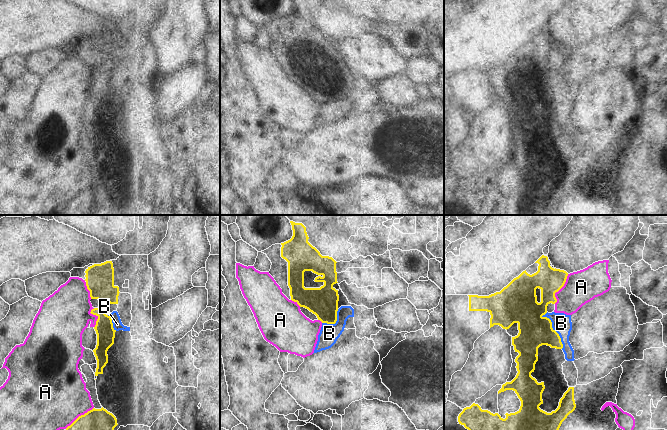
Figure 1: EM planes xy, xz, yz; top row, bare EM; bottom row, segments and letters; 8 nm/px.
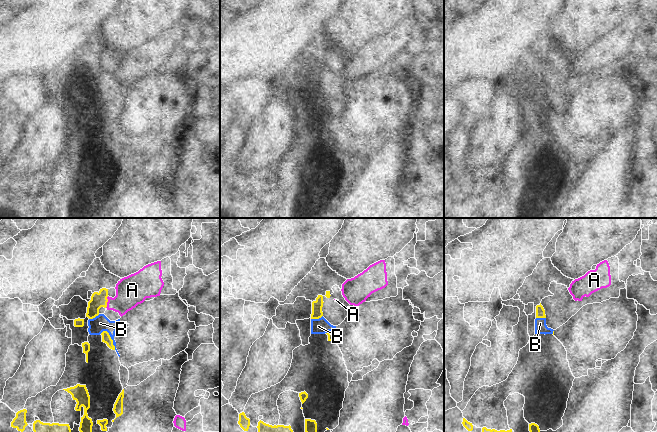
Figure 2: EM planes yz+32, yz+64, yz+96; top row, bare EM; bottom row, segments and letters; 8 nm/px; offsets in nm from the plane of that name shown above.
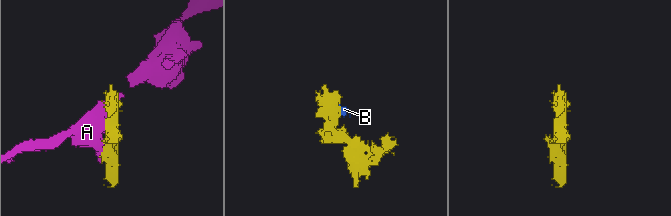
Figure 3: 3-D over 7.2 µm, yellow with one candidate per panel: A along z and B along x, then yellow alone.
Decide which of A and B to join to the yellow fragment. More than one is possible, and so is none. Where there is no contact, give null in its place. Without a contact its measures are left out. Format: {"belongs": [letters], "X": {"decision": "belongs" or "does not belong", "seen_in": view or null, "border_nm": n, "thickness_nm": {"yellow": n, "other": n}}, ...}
{"belongs": [], "A": {"decision": "does not belong", "seen_in": "yz", "border_nm": 260, "thickness_nm": {"yellow": 200, "other": 260}}, "B": {"decision": "does not belong", "seen_in": "yz", "border_nm": 320, "thickness_nm": {"yellow": 260, "other": 160}}}

